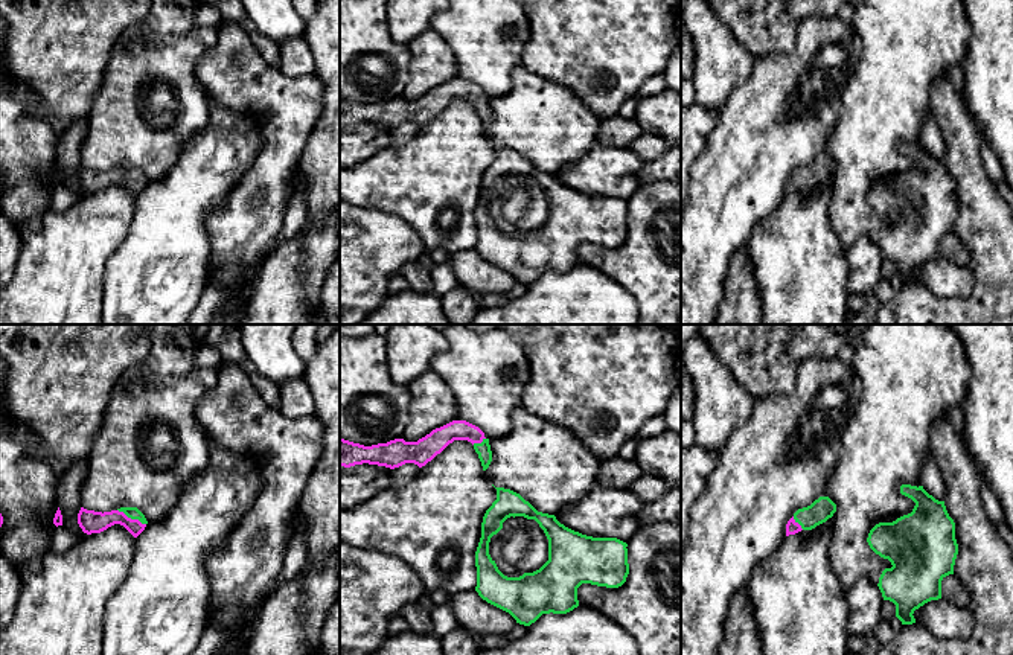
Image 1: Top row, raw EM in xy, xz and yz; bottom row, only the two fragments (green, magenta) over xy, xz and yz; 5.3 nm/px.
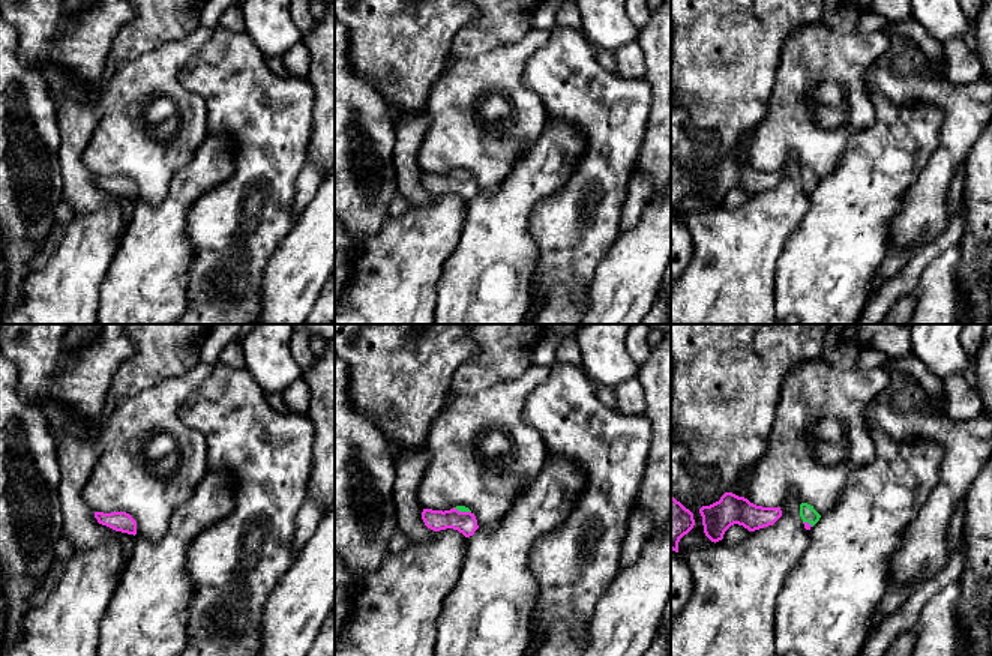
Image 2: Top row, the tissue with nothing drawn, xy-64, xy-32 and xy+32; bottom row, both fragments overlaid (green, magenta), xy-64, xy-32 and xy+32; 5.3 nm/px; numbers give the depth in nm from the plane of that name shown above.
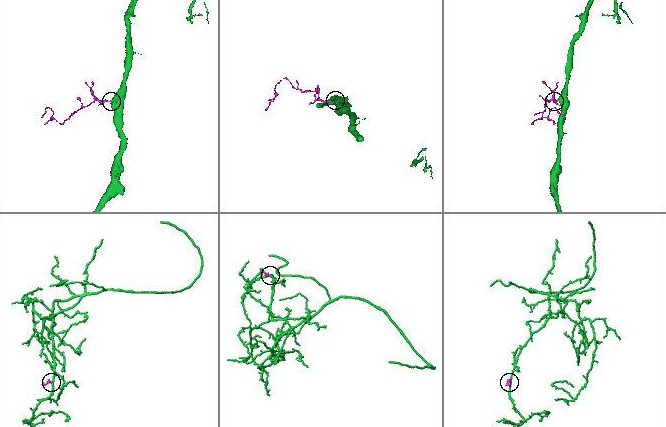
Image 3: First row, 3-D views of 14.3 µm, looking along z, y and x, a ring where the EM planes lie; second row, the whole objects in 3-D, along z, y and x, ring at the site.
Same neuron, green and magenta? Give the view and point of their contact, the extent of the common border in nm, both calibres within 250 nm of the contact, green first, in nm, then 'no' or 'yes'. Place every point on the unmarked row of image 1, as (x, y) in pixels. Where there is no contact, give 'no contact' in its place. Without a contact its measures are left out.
xy (131, 177) | 170 nm | 60/120 nm | yes

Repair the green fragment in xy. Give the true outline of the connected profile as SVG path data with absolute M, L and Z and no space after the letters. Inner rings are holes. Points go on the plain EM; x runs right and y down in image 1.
M81 166L78 183L87 193L101 192L114 183L120 183L137 196L145 189L148 180L137 166L120 166L104 172Z

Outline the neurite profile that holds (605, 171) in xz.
M599 143L554 175L561 183L582 193L617 196L628 203L643 186L638 174L647 163L629 148Z

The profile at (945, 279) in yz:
M944 257L925 262L912 274L916 282L943 299L969 296L975 286L973 273L967 267L957 265Z

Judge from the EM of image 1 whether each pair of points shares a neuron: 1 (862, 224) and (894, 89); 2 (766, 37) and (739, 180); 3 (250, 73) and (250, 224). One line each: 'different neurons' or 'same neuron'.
1: same neuron
2: different neurons
3: same neuron

